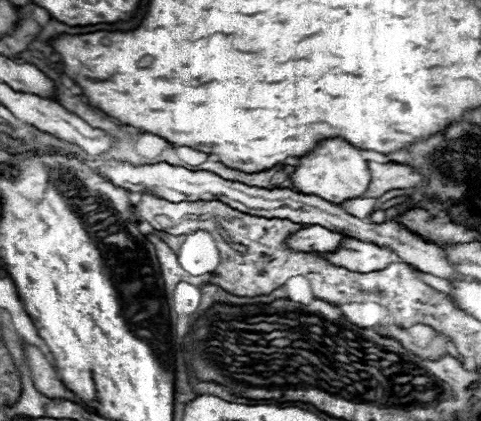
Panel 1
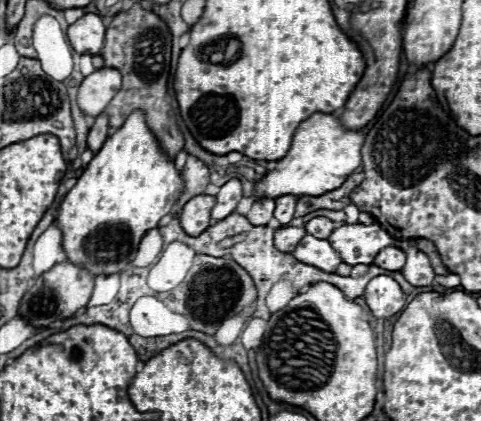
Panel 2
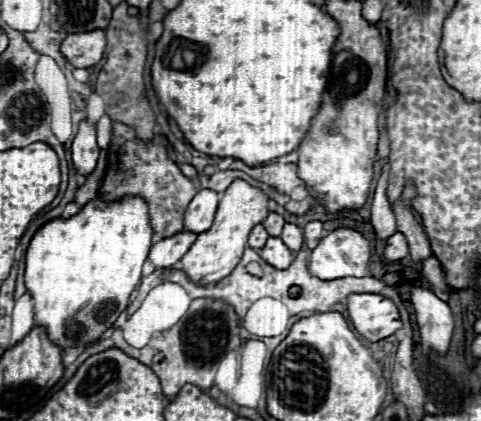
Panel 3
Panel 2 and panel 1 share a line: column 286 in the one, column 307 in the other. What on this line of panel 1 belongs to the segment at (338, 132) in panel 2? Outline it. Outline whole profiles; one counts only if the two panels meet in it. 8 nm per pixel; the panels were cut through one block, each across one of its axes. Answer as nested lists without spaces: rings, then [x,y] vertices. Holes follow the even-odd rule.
[[[326,138],[314,146],[314,150],[306,156],[298,158],[300,164],[290,174],[294,188],[302,194],[320,196],[332,204],[342,204],[346,200],[354,200],[362,196],[370,184],[368,164],[360,158],[360,150],[342,138]]]

